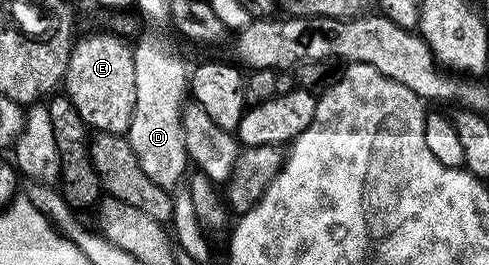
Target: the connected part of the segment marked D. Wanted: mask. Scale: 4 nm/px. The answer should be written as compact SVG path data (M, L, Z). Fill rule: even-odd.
M143 39L134 46L135 63L135 107L125 134L143 173L159 185L171 191L184 178L189 167L186 143L182 133L182 109L188 92L189 71L184 63L163 42ZM177 184L177 185L176 185Z

